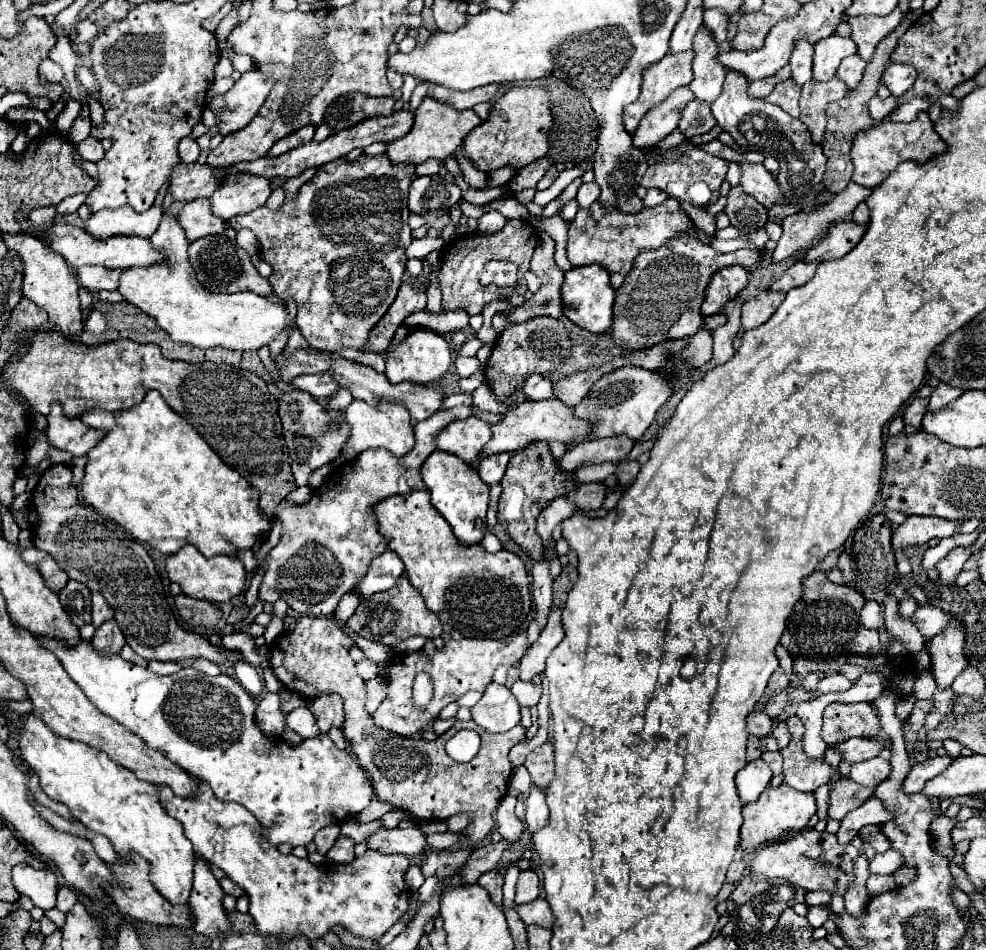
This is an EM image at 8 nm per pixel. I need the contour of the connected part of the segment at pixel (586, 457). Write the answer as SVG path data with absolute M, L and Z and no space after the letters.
M625 436L585 440L567 452L565 458L559 460L559 466L563 472L573 472L581 464L601 464L601 462L611 462L611 460L623 460L631 452L633 444L635 442Z

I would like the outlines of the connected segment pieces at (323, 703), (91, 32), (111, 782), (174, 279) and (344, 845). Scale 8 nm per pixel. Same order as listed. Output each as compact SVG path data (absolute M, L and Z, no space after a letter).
M321 694L321 698L315 698L309 708L315 714L315 720L317 720L321 732L329 732L331 726L339 728L345 720L339 694L335 694L335 696L333 694Z
M81 22L81 26L85 26L85 28L79 28L79 30L77 30L77 44L89 42L89 40L93 40L93 38L97 36L97 26L95 26L95 24L91 24L91 22Z
M27 716L25 720L19 750L25 762L37 772L39 784L51 800L65 804L71 816L89 830L107 836L119 856L135 852L145 858L153 866L151 882L165 900L173 904L189 902L195 852L183 834L181 822L163 810L153 784L137 780L133 772L87 744L55 736L45 722L35 716Z
M171 210L163 212L163 220L157 232L151 236L151 244L167 256L165 264L123 270L119 292L127 302L155 318L173 342L193 344L199 348L223 346L241 352L259 350L261 346L269 346L269 342L287 326L287 310L273 304L269 298L253 292L213 294L203 288L195 278L191 264L185 262L189 242L185 238L185 230L177 222L177 214Z
M339 836L337 842L333 844L333 848L325 854L325 858L327 858L329 862L347 864L347 862L351 862L351 860L355 858L355 854L353 854L353 846L355 846L355 842L353 842L351 838L347 838L347 836Z

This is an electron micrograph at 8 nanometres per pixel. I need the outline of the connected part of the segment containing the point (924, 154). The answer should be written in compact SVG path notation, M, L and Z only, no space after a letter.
M927 112L917 114L917 118L913 122L891 122L891 120L875 122L869 128L859 130L857 136L853 138L853 148L851 148L851 160L855 166L853 182L867 186L867 188L875 188L895 170L895 166L899 162L903 162L903 160L927 162L929 158L933 158L935 154L941 154L945 150L947 150L947 146L939 138L939 134L933 130L933 124L931 124Z

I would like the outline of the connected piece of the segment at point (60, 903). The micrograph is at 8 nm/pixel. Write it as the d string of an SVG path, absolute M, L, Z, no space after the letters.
M61 888L61 890L57 892L57 908L59 908L61 912L67 914L67 912L75 906L75 902L77 902L77 896L75 896L73 890L69 890L69 888Z

